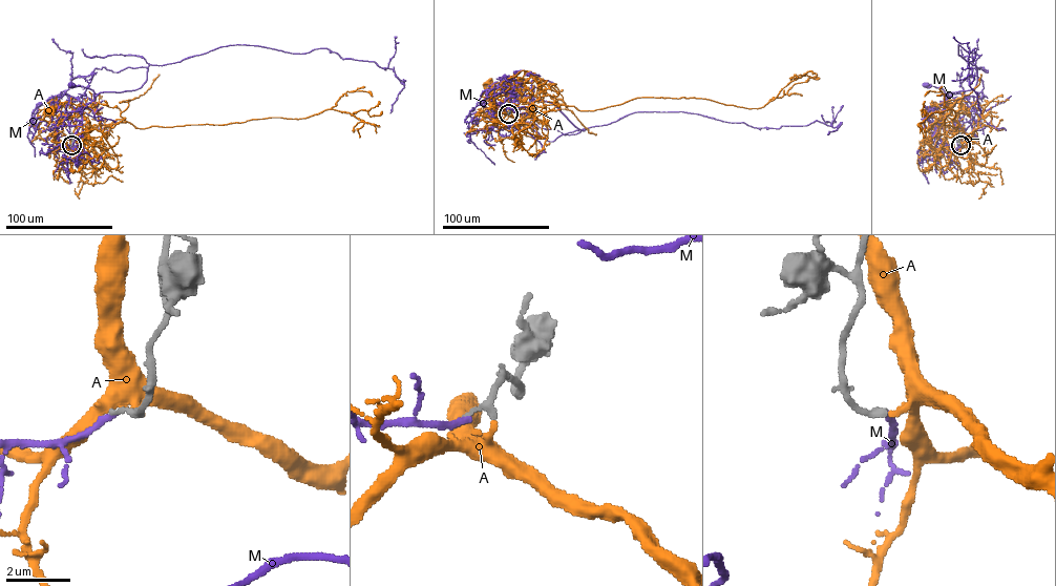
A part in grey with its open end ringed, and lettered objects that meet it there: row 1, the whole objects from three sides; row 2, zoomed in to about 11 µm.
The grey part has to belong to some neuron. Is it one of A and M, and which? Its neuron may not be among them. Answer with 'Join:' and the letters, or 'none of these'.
Join: A

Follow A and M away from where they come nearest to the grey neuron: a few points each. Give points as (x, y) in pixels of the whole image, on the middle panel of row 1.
A: (508, 114), (514, 99), (508, 97), (508, 91), (513, 84), (510, 88), (494, 89), (489, 81)
M: (507, 114), (495, 110), (493, 96), (518, 89), (515, 98), (531, 98), (509, 95), (516, 85), (508, 79)

